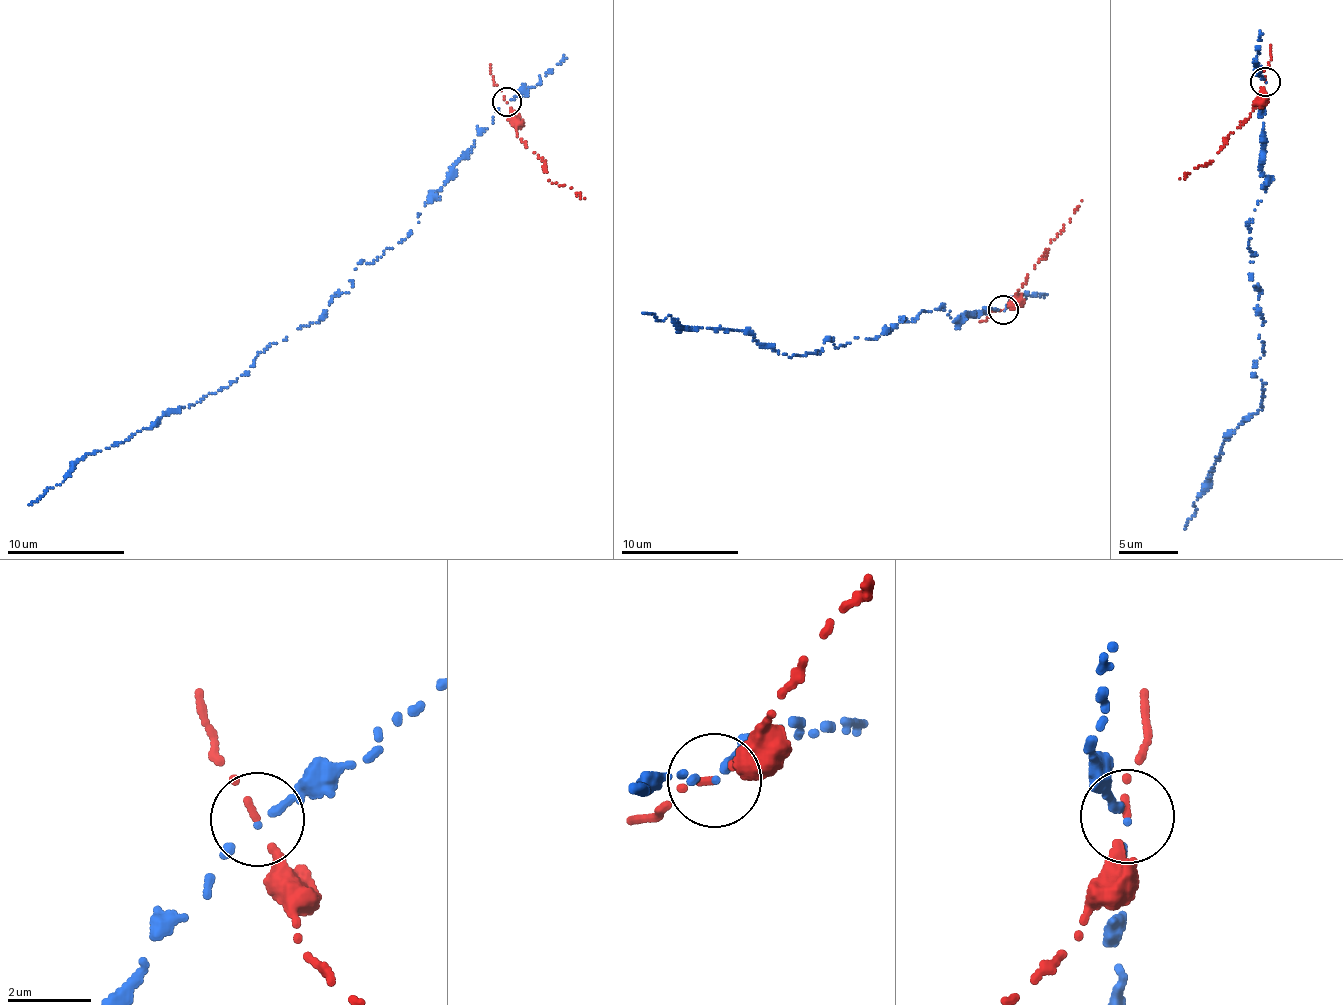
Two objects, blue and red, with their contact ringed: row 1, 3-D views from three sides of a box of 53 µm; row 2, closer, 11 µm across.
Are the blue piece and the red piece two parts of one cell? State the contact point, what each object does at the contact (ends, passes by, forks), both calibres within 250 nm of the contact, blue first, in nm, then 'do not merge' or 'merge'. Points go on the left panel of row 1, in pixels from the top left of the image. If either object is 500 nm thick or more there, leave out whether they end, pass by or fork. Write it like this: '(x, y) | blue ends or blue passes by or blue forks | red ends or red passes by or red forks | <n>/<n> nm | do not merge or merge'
(506, 102) | blue ends | red passes by | 180/120 nm | do not merge

